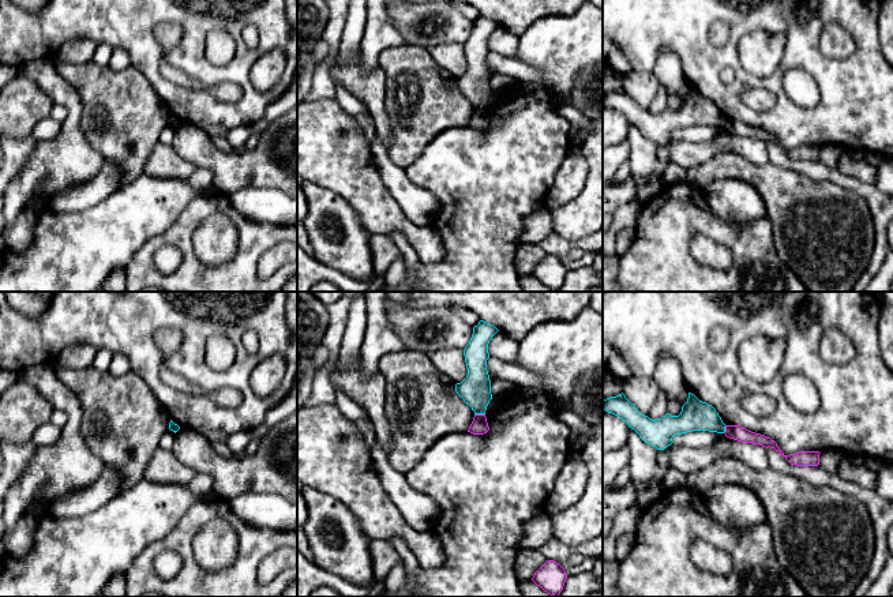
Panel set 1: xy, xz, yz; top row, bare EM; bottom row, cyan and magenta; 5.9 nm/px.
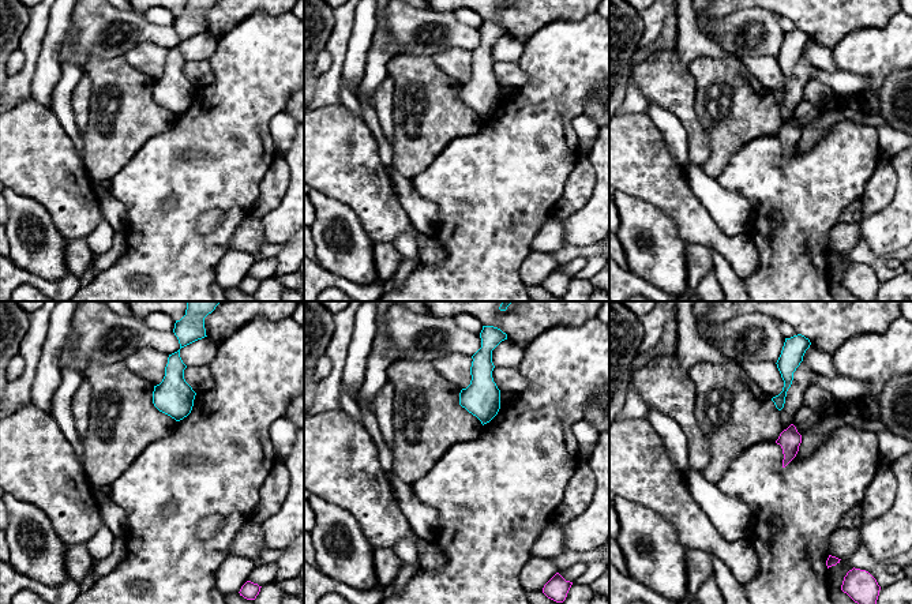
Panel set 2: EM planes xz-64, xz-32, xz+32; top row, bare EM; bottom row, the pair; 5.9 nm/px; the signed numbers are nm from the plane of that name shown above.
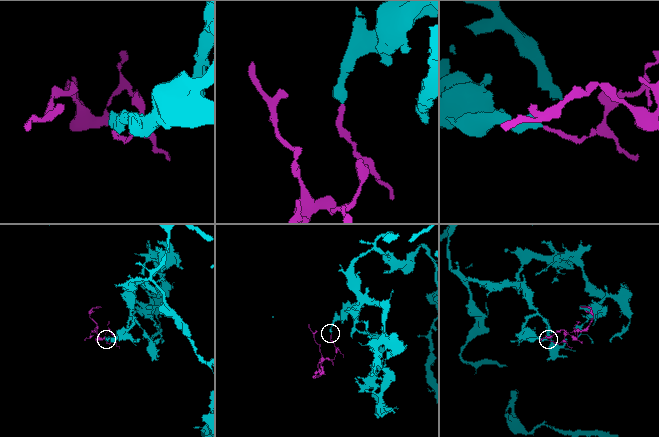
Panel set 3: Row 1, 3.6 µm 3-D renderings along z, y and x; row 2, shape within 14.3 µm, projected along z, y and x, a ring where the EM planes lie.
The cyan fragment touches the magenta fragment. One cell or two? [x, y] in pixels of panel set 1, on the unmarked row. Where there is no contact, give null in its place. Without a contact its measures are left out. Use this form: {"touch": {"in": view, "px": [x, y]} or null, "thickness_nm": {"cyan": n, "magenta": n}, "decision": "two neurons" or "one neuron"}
{"touch": {"in": "xz", "px": [480, 108]}, "thickness_nm": {"cyan": 180, "magenta": 100}, "decision": "two neurons"}

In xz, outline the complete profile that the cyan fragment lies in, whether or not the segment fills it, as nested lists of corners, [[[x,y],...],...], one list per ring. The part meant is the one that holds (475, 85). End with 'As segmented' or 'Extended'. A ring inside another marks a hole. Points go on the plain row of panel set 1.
[[[480,15],[464,44],[468,70],[455,79],[455,86],[474,109],[485,109],[492,94],[487,55],[489,53],[488,38],[498,26],[494,19]]]. As segmented

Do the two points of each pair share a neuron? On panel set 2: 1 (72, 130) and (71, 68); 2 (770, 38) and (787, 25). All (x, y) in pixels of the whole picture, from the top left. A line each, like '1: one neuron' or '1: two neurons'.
1: one neuron
2: two neurons

